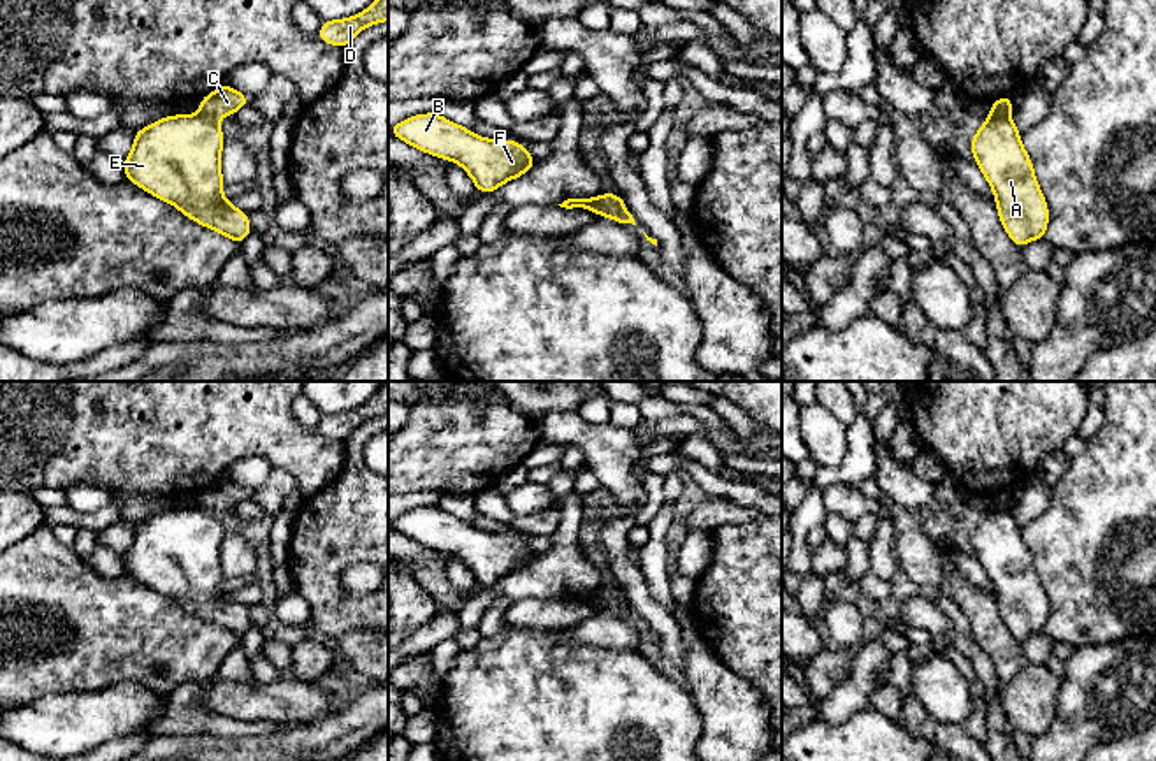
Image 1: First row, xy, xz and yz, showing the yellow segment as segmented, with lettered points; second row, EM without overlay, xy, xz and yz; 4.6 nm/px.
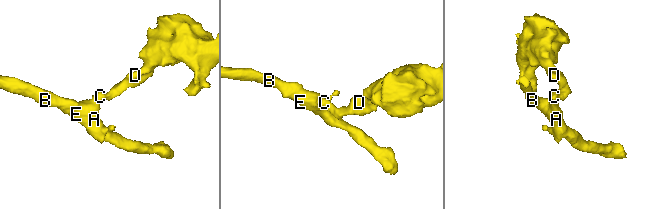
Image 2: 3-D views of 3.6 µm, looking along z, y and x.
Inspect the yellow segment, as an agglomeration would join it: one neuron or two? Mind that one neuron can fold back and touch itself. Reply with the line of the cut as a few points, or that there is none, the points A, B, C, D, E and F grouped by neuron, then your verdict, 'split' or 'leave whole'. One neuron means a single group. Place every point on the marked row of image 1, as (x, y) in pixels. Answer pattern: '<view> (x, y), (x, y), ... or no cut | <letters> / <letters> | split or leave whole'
yz (991, 113), (1009, 116) | A B E F / C D | split

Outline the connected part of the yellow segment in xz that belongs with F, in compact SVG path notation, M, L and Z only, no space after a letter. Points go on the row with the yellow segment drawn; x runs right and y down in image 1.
M439 112L413 114L388 132L423 153L457 162L476 185L476 193L495 192L538 162L522 142L476 135Z

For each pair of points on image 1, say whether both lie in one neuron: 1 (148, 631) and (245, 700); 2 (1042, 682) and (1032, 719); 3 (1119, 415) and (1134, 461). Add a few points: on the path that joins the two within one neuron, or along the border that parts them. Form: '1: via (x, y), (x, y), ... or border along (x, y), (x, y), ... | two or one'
1: border along (215, 675), (202, 684) | two
2: via (1033, 691), (1032, 710) | one
3: via (1130, 426), (1134, 429), (1134, 450) | one

